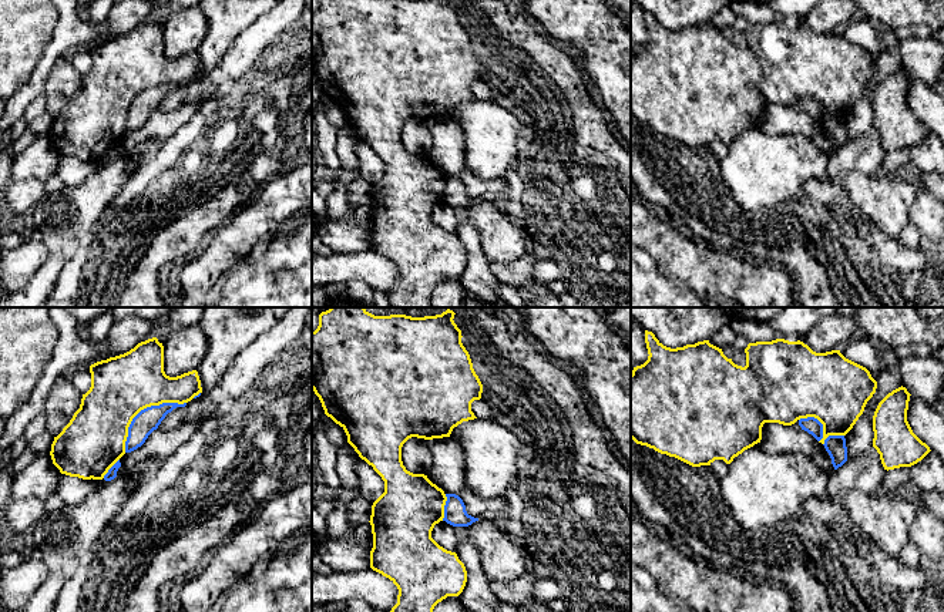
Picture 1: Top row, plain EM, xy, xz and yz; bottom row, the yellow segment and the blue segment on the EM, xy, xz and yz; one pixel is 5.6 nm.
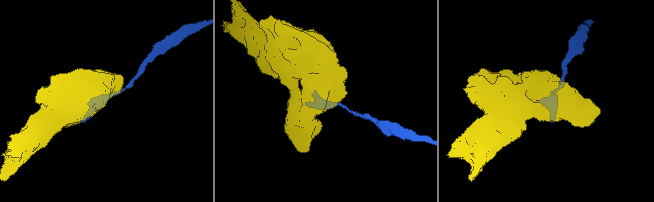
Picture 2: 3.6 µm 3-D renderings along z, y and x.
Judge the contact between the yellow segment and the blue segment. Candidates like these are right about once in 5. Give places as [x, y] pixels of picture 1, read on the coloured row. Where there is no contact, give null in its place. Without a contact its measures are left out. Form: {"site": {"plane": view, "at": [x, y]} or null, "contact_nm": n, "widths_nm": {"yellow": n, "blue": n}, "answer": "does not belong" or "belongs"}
{"site": {"plane": "xy", "at": [143, 409]}, "contact_nm": 460, "widths_nm": {"yellow": 340, "blue": 140}, "answer": "does not belong"}

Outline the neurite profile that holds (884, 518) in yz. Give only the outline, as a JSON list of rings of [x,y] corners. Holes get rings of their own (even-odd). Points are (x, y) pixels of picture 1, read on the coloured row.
[[[847,491],[843,507],[864,537],[888,556],[898,558],[918,507],[884,491]]]

